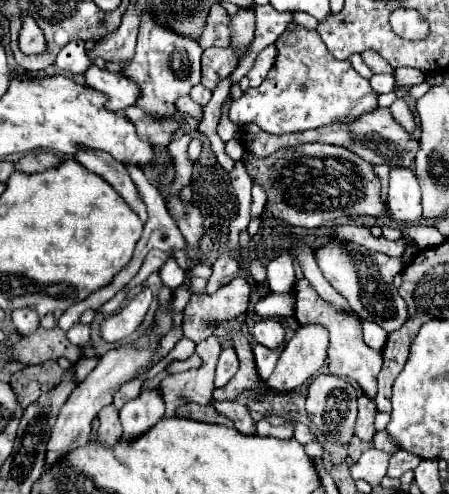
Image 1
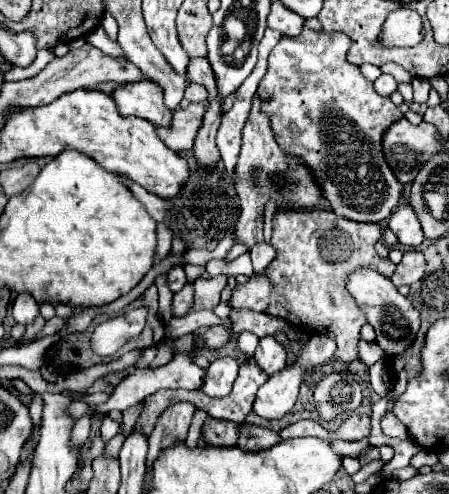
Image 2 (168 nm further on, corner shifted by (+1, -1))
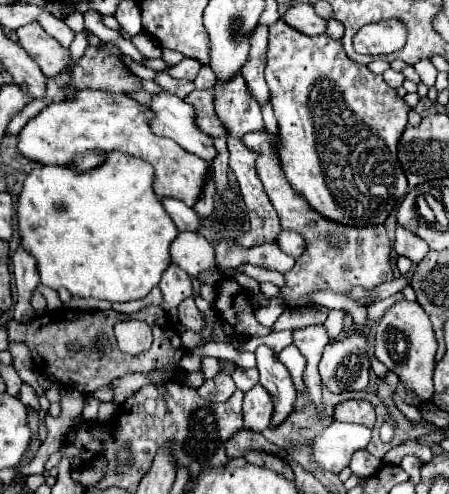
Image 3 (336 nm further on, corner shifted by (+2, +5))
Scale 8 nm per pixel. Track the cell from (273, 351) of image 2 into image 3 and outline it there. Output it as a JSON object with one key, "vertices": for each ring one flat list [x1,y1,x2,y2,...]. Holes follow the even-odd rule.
{"vertices":[[260,345,254,353,258,359,256,367,260,371,260,383,270,391,270,395,274,399,272,425,280,425,288,417,288,413,294,409,296,387,292,383,290,371,276,357,274,349,270,349,268,345]]}

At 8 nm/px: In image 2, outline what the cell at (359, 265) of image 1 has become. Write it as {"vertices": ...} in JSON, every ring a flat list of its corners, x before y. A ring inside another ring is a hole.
{"vertices":[[359,269,359,271,351,273,351,277,347,279,347,289,353,295,353,299,357,301,357,305,363,309,363,313,367,315,367,321,375,327,377,343,385,351,385,355,387,357,403,355,413,345,415,335,421,327,419,311,411,305,411,301,407,297,403,297,387,277,379,275,377,271,371,271,371,269]]}

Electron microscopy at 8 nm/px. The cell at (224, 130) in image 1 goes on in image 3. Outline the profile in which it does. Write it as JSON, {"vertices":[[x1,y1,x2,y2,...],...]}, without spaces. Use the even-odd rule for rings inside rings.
{"vertices":[[294,3,286,9,282,19,304,35,320,35,326,31,326,21,314,13,310,3]]}

